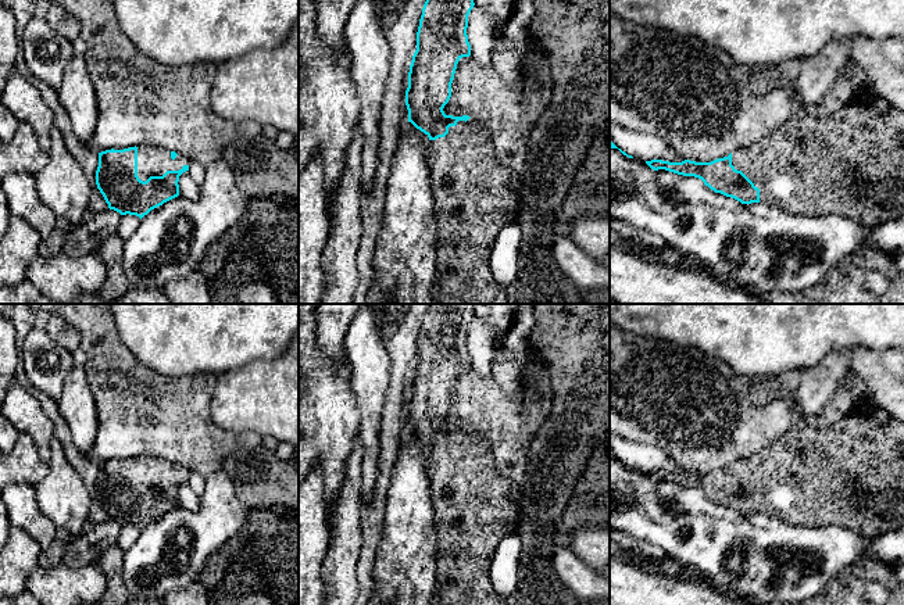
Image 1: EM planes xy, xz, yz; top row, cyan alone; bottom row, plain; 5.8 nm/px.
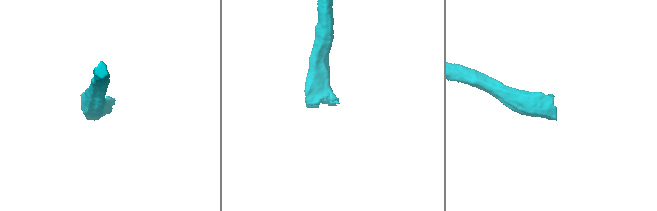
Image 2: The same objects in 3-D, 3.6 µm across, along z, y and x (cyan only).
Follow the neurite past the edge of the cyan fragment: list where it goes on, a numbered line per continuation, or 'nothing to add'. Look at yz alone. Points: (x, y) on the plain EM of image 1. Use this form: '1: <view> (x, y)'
1: yz (850, 473)

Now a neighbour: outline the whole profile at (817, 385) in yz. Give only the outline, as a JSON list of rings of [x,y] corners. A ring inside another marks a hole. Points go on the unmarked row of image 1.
[[[829,351],[817,365],[800,372],[797,400],[801,414],[818,415],[850,372],[850,351]]]

